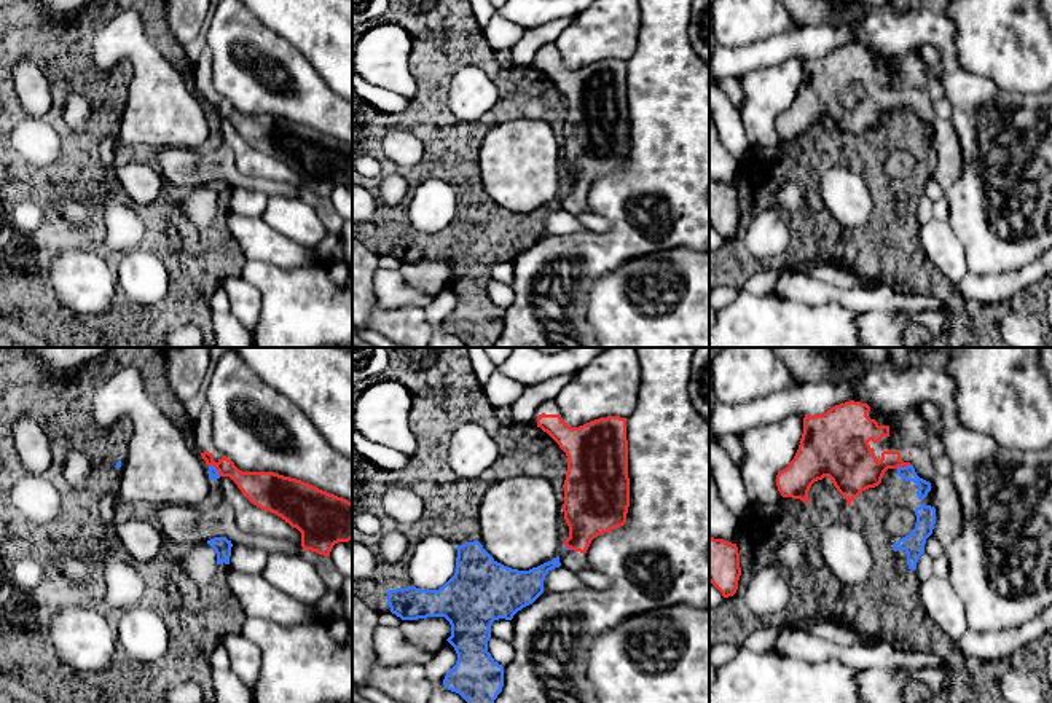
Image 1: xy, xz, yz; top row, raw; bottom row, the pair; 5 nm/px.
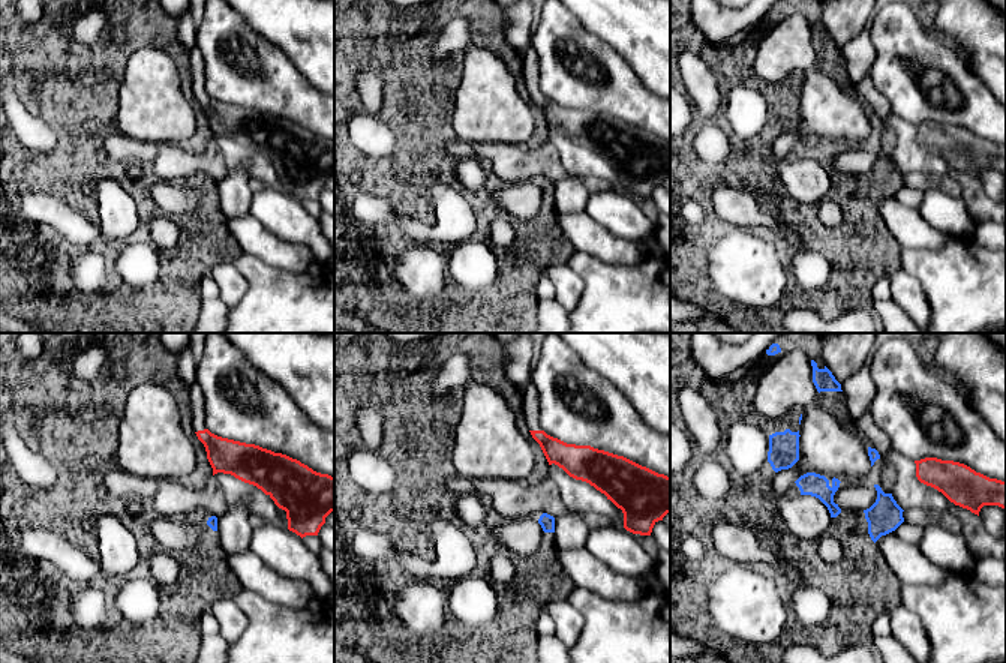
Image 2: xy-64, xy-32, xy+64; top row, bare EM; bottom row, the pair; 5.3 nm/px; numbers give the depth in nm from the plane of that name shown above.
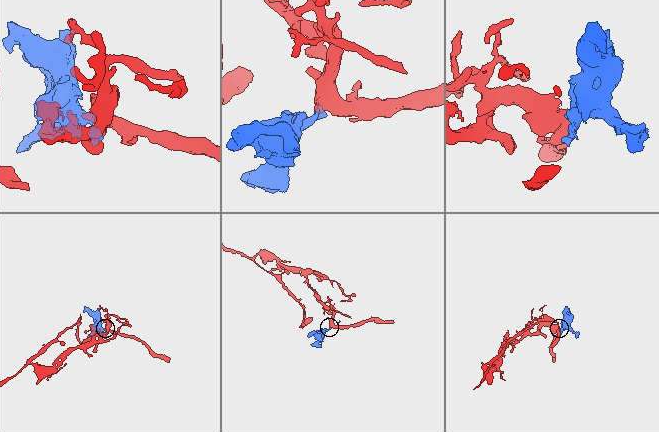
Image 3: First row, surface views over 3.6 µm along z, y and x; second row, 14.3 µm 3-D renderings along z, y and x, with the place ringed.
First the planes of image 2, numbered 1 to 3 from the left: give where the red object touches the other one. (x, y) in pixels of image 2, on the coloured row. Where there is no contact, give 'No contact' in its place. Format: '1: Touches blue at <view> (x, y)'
1: No contact
2: No contact
3: No contact

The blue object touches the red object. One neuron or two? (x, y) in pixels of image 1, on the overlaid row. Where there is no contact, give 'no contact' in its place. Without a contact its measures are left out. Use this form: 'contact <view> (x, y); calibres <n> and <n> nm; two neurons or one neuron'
contact yz (902, 467); calibres 70 and 260 nm; two neurons

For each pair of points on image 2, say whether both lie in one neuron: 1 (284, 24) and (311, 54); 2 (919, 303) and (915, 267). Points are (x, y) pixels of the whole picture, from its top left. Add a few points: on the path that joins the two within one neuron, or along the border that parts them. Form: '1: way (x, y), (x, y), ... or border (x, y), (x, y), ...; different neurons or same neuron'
1: way (291, 32), (293, 39), (303, 47); same neuron
2: border (900, 267), (918, 282), (930, 312); different neurons

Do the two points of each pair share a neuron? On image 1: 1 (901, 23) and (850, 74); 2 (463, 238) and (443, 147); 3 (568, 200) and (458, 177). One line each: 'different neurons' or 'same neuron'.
1: different neurons
2: same neuron
3: different neurons

